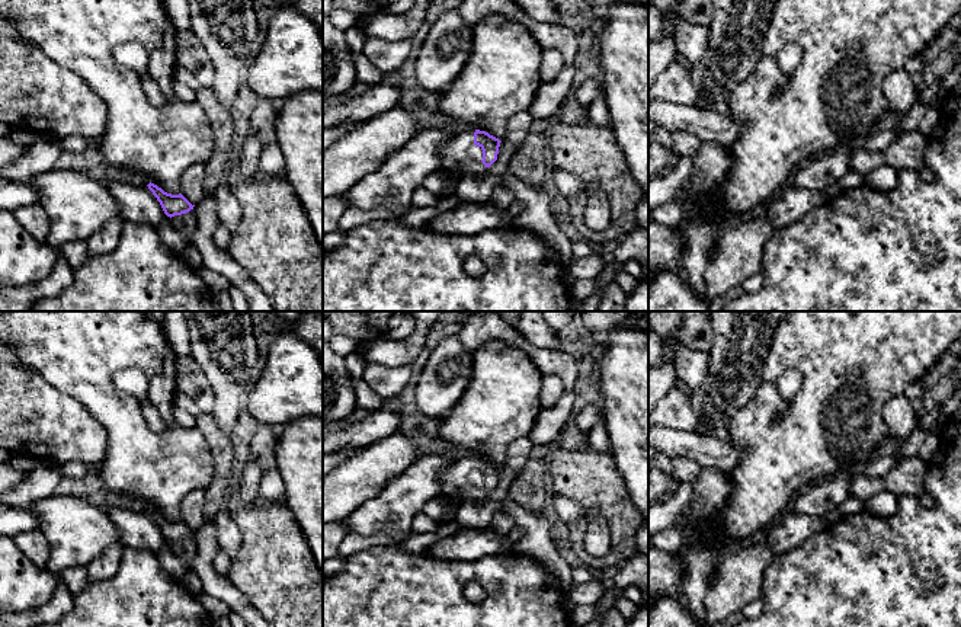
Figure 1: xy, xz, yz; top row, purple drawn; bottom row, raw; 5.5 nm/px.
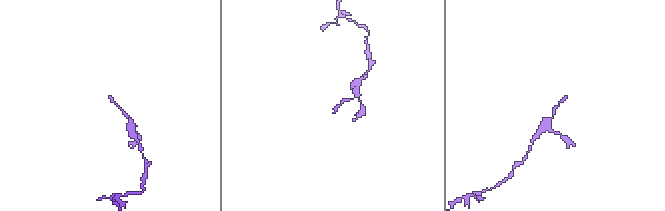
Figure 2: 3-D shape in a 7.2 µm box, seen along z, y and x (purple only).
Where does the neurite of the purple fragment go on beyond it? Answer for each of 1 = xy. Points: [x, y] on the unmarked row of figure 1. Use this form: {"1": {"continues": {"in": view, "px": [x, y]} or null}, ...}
{"1": {"continues": null}}

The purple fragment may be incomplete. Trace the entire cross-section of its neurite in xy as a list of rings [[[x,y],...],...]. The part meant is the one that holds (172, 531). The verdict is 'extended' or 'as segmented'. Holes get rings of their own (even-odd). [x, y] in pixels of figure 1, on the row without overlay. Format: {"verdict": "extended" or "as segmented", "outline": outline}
{"verdict": "as segmented", "outline": [[[151,508],[147,512],[160,528],[164,540],[170,544],[174,541],[186,540],[195,532],[182,519],[179,521],[167,519]]]}

